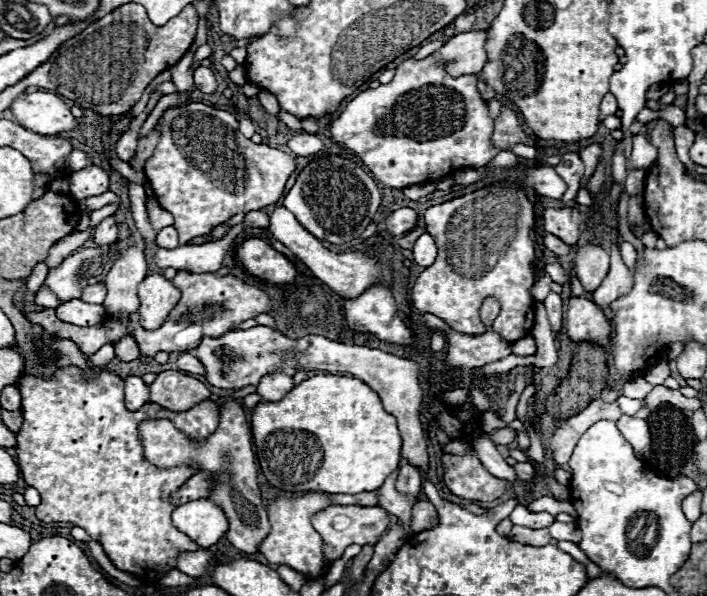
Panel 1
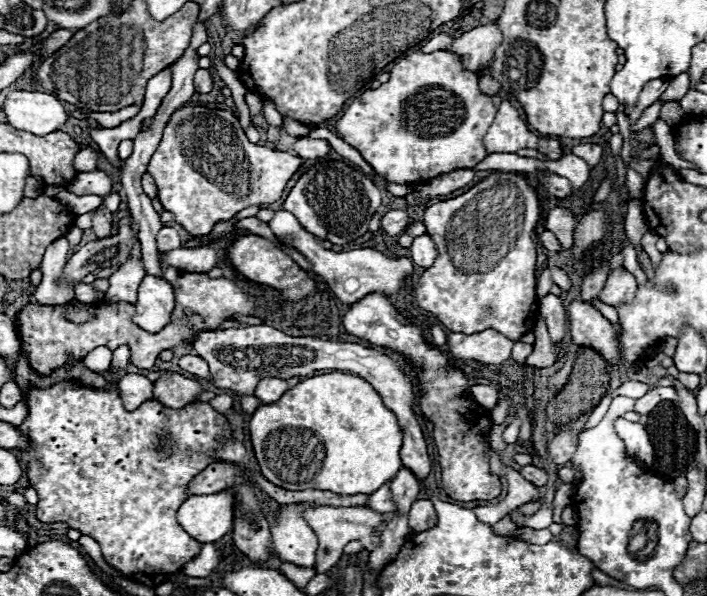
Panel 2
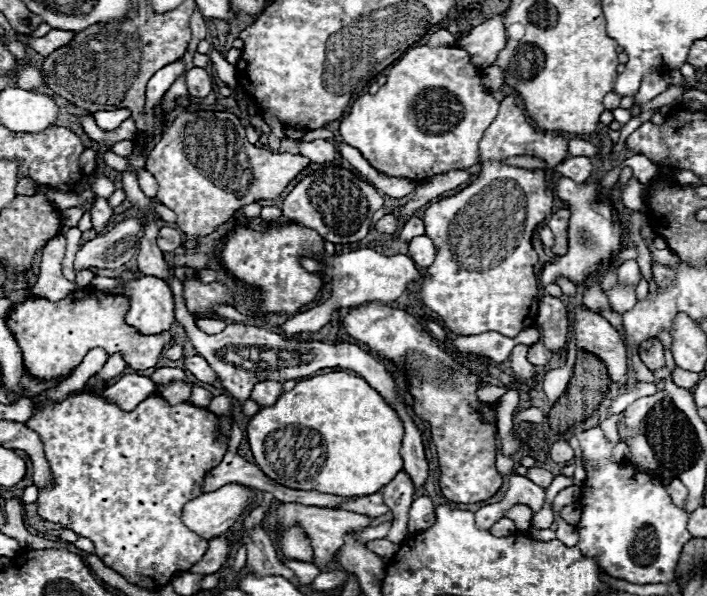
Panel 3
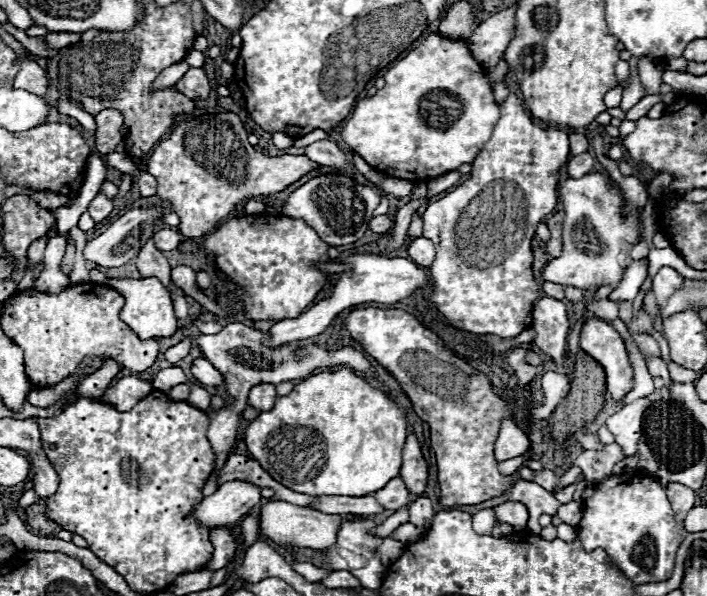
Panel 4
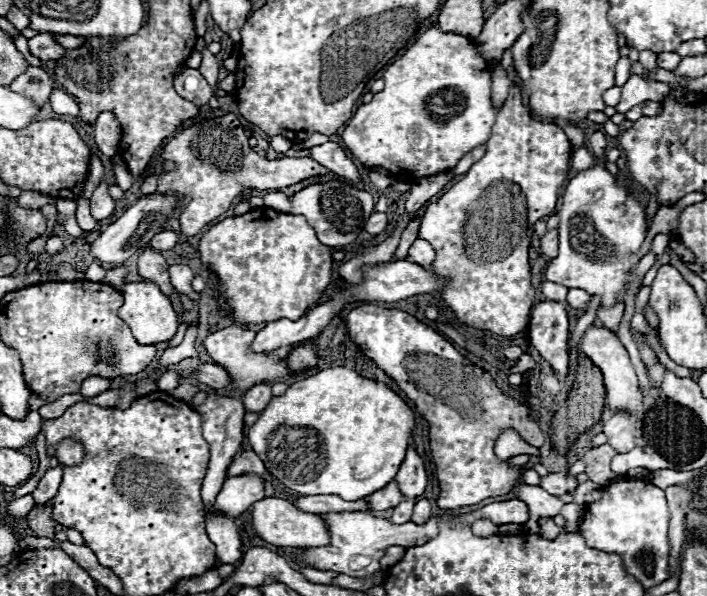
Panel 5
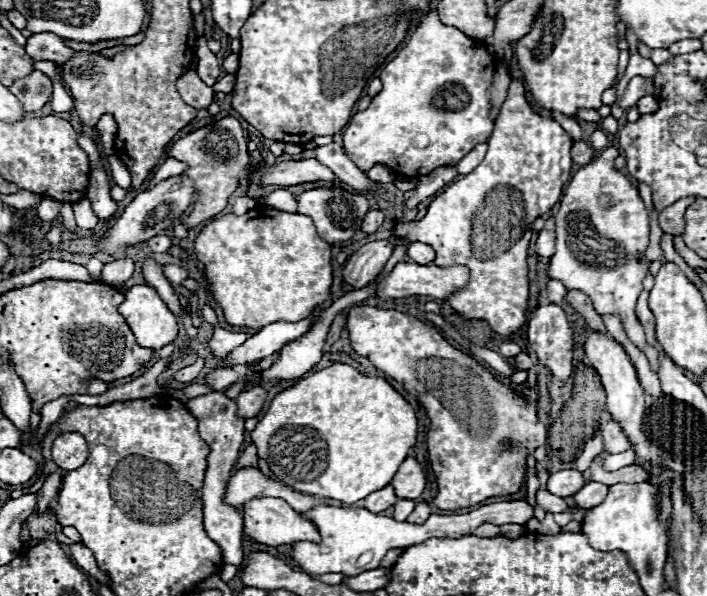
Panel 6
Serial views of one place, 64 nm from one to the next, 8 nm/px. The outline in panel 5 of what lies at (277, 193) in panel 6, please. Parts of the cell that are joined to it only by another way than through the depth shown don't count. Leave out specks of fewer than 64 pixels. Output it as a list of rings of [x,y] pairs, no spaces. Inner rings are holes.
[[[268,192],[264,196],[264,206],[272,208],[276,212],[288,212],[290,210],[290,198],[282,192]]]

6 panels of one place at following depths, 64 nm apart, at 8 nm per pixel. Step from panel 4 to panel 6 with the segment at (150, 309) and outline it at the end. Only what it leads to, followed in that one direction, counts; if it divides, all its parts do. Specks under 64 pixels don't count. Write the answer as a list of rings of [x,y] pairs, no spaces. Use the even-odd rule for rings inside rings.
[[[136,284],[126,290],[126,300],[118,306],[132,328],[136,342],[146,348],[162,348],[176,340],[178,322],[158,292],[148,284]]]

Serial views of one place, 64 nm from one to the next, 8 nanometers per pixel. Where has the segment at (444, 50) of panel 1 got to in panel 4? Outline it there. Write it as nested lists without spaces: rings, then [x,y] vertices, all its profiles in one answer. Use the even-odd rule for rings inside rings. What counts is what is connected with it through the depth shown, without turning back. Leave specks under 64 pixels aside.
[[[512,4],[502,12],[492,14],[474,30],[474,36],[466,38],[466,44],[470,44],[470,52],[474,52],[474,58],[482,66],[492,68],[502,58],[506,46],[512,40],[514,10],[516,10],[516,4]]]

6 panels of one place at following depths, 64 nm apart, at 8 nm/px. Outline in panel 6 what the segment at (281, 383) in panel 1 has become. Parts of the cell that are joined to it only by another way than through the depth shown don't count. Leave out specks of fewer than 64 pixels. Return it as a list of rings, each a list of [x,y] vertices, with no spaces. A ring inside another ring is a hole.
[[[254,386],[254,388],[246,390],[246,392],[242,392],[242,394],[236,398],[236,402],[238,402],[238,414],[240,414],[242,418],[252,418],[252,416],[256,416],[256,414],[262,410],[262,406],[264,406],[266,396],[268,396],[268,392],[266,392],[266,388],[262,388],[262,386]]]

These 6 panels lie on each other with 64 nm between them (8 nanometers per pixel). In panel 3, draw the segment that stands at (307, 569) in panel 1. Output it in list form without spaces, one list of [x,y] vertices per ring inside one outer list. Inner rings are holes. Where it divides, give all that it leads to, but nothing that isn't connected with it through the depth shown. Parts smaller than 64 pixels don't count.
[[[298,524],[290,526],[290,528],[282,528],[278,532],[278,546],[282,550],[282,554],[290,560],[298,560],[298,562],[312,562],[312,546],[310,546],[310,538],[306,536],[306,532],[302,528],[298,528]]]

